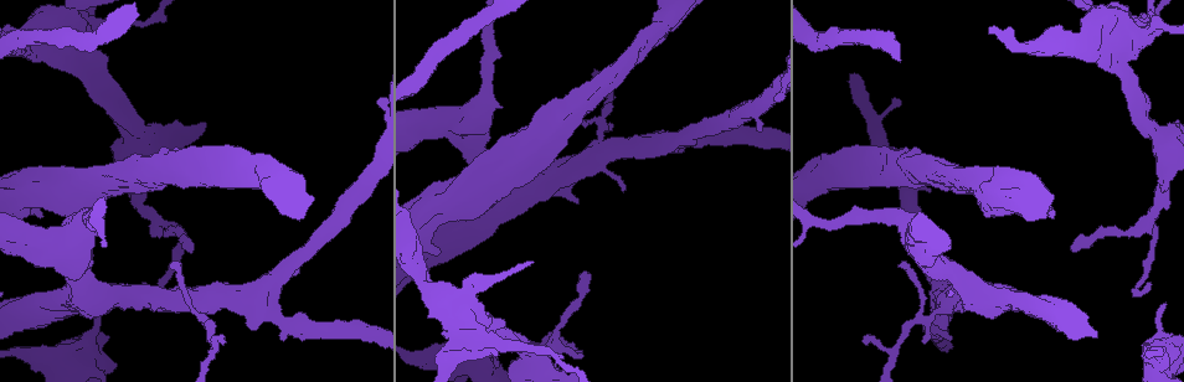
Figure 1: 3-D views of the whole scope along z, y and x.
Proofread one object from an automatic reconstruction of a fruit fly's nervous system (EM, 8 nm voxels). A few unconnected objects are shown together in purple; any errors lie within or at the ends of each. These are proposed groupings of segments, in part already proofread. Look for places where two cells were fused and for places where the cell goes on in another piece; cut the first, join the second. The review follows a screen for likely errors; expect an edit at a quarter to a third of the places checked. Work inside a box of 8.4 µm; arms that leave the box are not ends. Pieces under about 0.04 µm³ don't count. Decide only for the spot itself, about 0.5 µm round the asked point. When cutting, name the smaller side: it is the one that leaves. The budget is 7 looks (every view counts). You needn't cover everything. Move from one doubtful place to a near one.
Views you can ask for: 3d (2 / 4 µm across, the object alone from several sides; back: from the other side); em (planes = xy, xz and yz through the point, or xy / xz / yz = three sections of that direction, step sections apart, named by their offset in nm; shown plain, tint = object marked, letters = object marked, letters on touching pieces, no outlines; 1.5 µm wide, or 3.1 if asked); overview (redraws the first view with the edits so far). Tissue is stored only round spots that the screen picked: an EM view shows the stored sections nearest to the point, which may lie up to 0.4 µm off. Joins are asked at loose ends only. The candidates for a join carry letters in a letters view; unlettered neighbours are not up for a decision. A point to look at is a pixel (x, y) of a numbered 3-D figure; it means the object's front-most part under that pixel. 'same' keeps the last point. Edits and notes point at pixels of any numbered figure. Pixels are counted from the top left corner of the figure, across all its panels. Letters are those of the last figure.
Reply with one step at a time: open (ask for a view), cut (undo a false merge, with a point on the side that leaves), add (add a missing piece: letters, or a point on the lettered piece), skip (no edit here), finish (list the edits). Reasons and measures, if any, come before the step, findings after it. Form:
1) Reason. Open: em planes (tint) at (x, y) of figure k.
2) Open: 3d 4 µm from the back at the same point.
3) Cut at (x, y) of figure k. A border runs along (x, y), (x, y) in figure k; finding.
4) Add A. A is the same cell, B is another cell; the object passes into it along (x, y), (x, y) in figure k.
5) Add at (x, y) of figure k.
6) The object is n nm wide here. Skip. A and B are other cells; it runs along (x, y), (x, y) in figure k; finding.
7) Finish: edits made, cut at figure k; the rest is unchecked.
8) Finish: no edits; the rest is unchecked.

Thick end. Open: em planes (plain) at (440, 251) of figure 1.

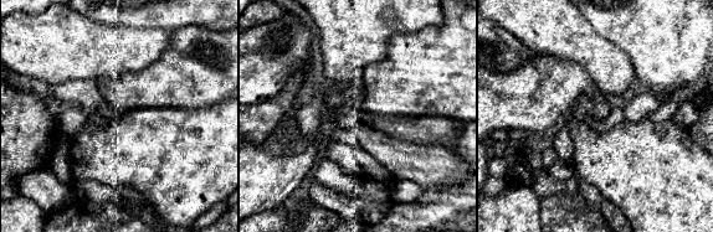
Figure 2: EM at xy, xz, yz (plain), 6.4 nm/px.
See the neighbours. Open: em planes (letters) at the same point.

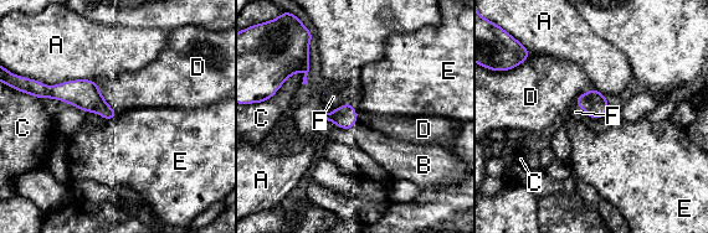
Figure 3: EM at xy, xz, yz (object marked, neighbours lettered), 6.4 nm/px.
The longest contact is with A, 360 nm. Skip. A, B, C, D, E and F are other cells; a border runs along (95, 81), (104, 101), (117, 114) in figure 3; no lettered piece goes on from it.

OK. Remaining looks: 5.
Open: 3d 2 µm at (1076, 251) of figure 1.

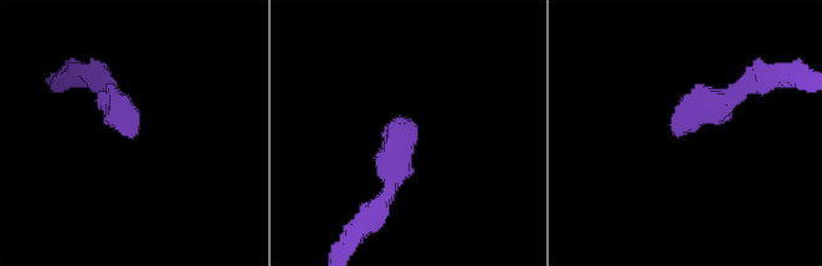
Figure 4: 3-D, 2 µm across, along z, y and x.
Need the tissue. Open: em planes (letters) at (679, 133) of figure 4.

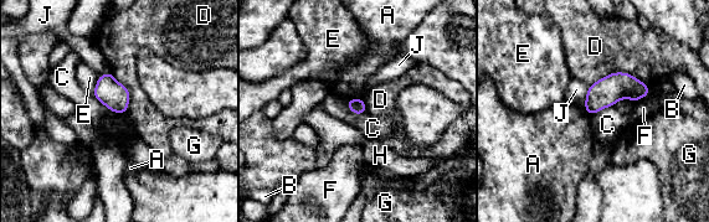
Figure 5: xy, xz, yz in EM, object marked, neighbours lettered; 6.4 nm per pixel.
Skip. A, B, C, D, E, F, G, H and J are other cells; a border runs along (91, 94), (113, 112), (126, 114) in figure 5; none of them fits.

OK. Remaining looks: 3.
Open: em yz step 8 (tint) at (623, 190) of figure 1.

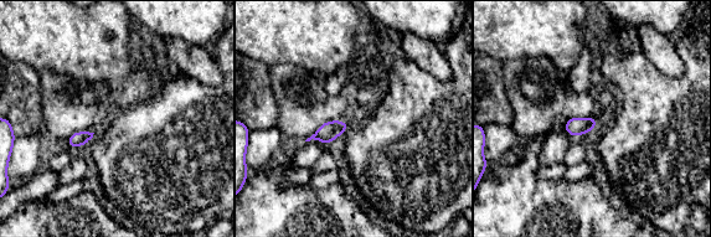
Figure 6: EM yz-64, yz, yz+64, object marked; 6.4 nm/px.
Open: em planes (letters) at the same point.

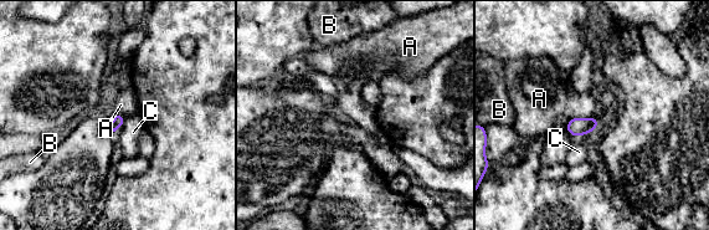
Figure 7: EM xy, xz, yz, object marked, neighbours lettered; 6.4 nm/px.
Skip. A, B and C are other cells; a border runs along (592, 114), (570, 118) in figure 7; none of them fits.

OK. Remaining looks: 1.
Finish: no edits; the rest is unchecked.

